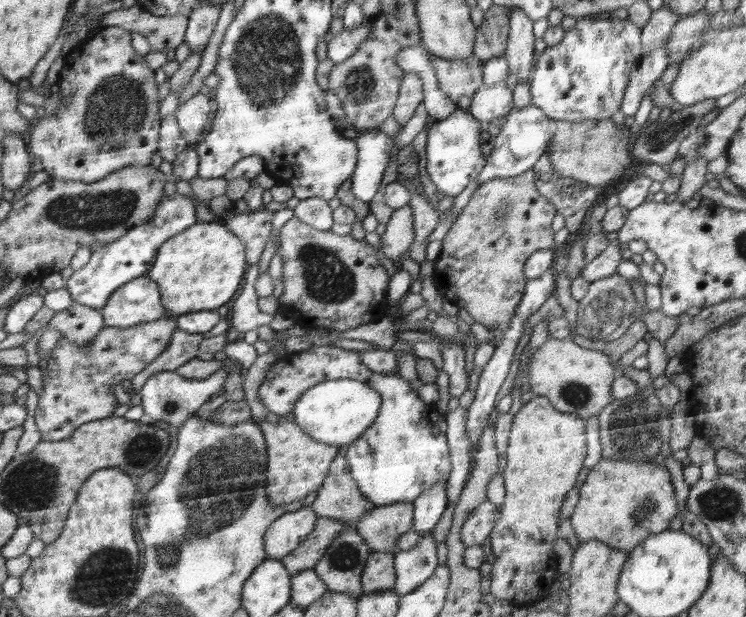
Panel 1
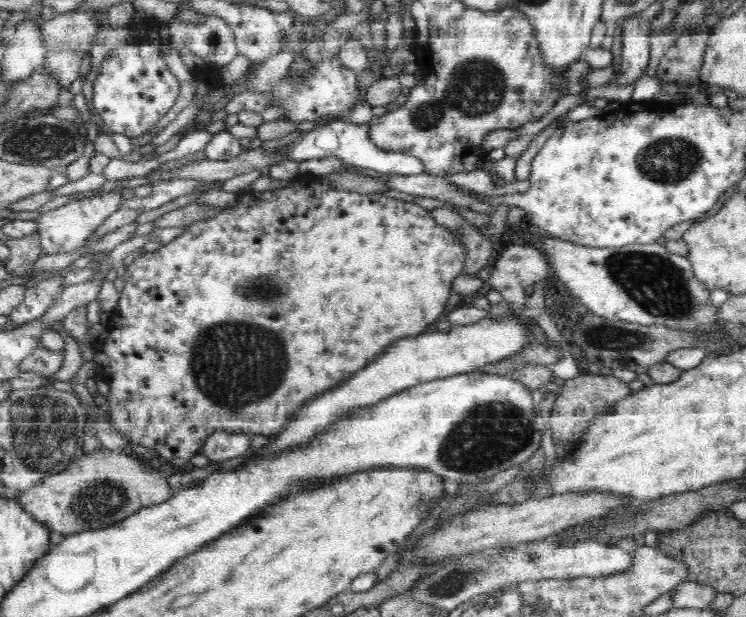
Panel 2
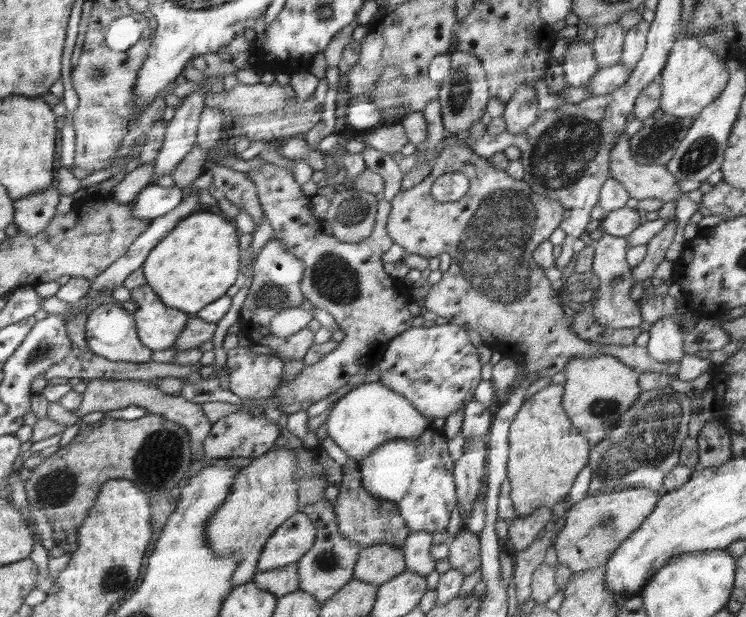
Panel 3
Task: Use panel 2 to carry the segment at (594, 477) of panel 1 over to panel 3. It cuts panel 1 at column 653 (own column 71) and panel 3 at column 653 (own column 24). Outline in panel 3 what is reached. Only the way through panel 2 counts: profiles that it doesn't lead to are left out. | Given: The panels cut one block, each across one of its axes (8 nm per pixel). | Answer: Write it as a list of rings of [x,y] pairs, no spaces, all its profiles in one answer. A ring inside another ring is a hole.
[[[628,487],[608,494],[587,495],[574,503],[566,514],[562,530],[553,543],[558,564],[579,573],[605,565],[617,549],[645,522],[658,504],[658,494],[651,488]]]

